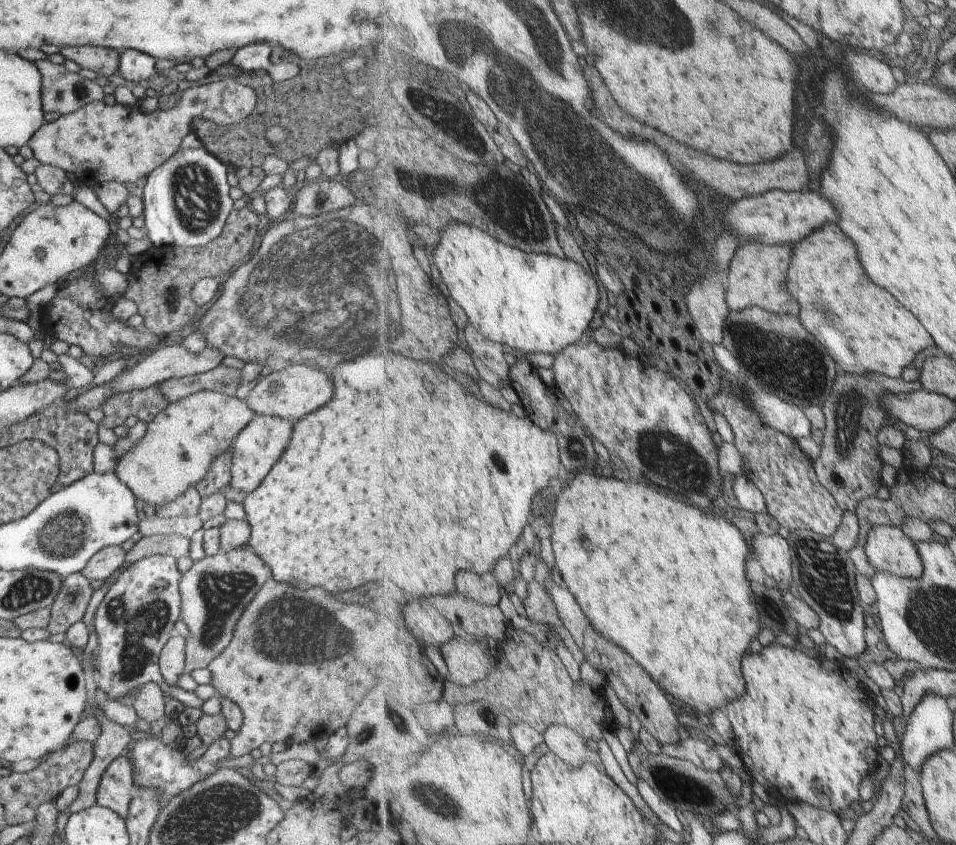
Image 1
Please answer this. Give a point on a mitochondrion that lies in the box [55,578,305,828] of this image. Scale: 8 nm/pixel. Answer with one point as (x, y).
(139, 621)

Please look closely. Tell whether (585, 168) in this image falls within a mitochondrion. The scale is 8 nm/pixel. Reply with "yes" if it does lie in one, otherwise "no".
yes

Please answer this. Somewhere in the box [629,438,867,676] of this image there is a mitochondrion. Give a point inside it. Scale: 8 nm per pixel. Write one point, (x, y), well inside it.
(825, 575)

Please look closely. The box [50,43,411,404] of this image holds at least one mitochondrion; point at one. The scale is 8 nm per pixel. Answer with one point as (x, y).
(331, 262)

